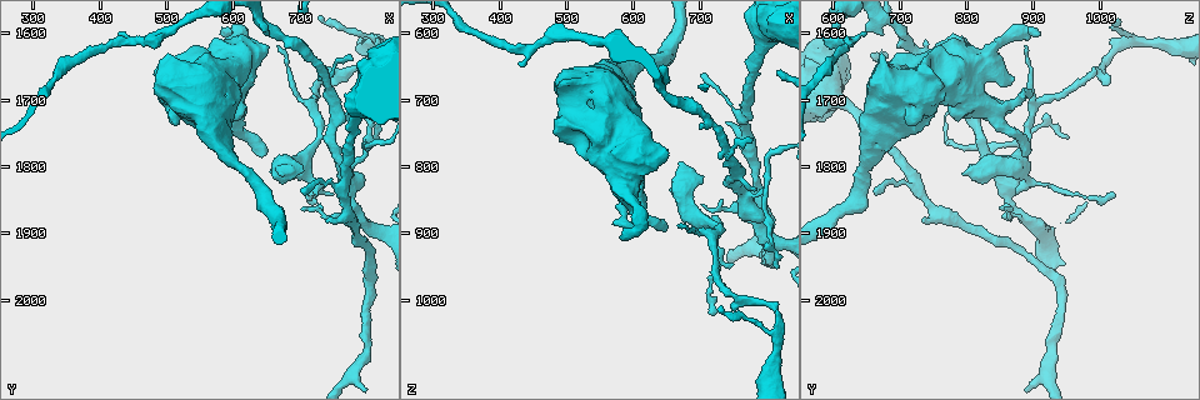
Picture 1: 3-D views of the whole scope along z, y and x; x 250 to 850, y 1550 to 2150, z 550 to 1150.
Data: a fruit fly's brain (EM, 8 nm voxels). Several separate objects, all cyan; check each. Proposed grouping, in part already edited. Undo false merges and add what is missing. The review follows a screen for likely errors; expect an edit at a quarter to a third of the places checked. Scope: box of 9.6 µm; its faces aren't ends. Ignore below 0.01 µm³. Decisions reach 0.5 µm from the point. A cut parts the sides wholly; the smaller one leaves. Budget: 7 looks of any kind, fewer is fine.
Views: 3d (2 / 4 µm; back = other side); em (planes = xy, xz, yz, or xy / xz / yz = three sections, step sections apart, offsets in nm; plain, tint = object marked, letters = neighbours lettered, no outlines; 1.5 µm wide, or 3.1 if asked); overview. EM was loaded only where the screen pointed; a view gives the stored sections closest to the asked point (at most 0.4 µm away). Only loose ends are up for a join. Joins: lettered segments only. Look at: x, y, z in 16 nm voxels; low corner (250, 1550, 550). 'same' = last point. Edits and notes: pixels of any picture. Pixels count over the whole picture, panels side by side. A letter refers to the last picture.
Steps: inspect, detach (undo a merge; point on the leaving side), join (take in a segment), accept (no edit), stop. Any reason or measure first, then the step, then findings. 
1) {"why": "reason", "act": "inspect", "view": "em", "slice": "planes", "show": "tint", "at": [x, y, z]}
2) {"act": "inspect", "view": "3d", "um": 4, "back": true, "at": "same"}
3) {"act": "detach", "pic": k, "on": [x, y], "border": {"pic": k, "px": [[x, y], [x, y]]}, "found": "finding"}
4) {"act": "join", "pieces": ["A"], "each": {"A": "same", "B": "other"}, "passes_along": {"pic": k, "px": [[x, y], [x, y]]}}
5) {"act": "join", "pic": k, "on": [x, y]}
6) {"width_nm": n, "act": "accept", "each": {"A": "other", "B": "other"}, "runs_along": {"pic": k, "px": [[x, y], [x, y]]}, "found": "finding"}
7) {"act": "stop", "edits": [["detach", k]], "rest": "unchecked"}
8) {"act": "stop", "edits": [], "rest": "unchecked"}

{"why": "stops while still wide", "act": "inspect", "view": "3d", "um": 2, "at": [670, 1810, 795]}

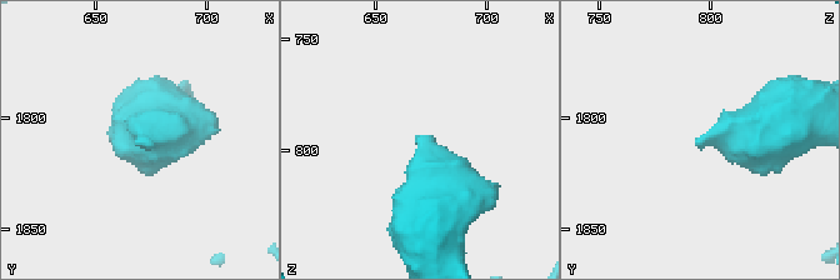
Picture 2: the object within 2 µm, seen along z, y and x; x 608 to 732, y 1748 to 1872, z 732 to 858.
{"act": "inspect", "view": "em", "slice": "xz", "step": 8, "show": "letters", "at": [670, 1812, 793]}

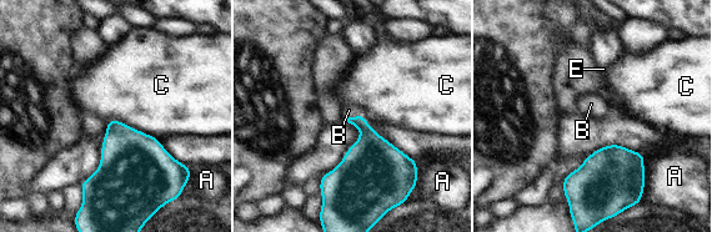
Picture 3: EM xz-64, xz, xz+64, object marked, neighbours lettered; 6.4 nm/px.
{"act": "join", "pieces": ["B"], "each": {"A": "other", "B": "same", "C": "other", "E": "other"}, "passes_along": {"pic": 3, "px": [[370, 151], [354, 116], [349, 110]]}, "found": "the neuron continues"}

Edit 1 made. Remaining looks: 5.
{"why": "branch stops here", "act": "inspect", "view": "em", "slice": "planes", "show": "letters", "at": [580, 1600, 905]}

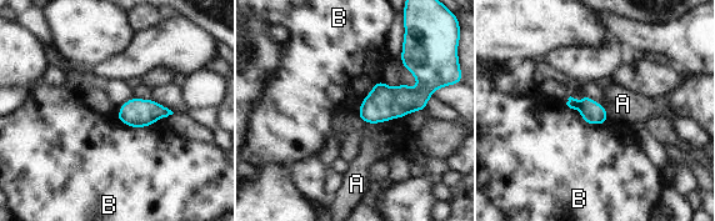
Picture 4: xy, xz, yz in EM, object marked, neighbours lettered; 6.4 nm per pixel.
{"longest_contact_nm": ["B", 300], "act": "accept", "each": {"A": "other", "B": "other"}, "border": {"pic": 4, "px": [[565, 104], [586, 122], [606, 124]]}, "found": "none of them fits"}

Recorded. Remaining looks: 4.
{"why": "an open end", "act": "inspect", "view": "em", "slice": "planes", "show": "plain", "at": [815, 1755, 955]}

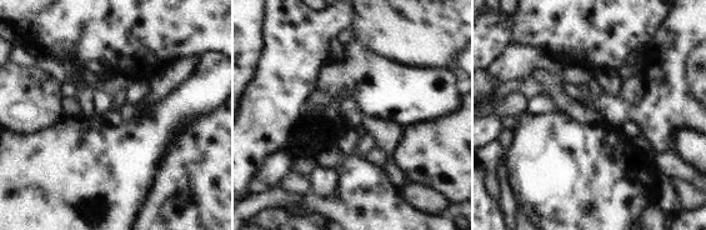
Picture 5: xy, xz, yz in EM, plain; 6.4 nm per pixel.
{"act": "inspect", "view": "em", "slice": "planes", "show": "letters", "at": "same"}

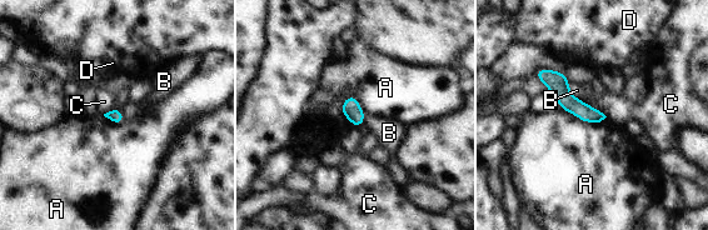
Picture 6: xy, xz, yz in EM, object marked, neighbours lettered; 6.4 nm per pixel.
{"act": "accept", "each": {"A": "other", "B": "other", "C": "other", "D": "other"}, "border": {"pic": 6, "px": [[583, 101], [599, 109], [607, 116]]}, "found": "none of them fits"}

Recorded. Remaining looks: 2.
{"act": "stop", "edits": [["join", 3]], "rest": "unchecked"}

